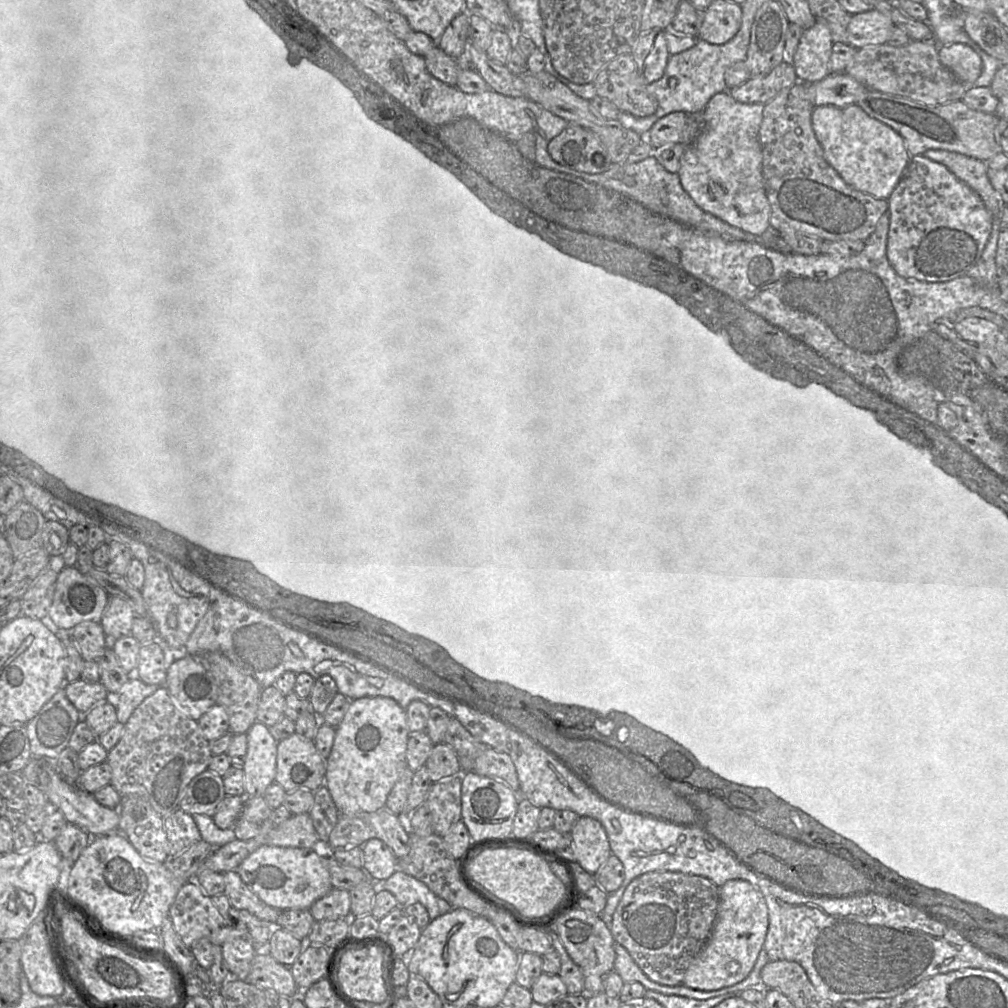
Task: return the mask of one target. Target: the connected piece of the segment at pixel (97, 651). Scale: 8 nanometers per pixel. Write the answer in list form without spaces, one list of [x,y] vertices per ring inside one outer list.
[[[84,622],[72,631],[84,661],[97,660],[108,649],[109,639],[100,622]]]

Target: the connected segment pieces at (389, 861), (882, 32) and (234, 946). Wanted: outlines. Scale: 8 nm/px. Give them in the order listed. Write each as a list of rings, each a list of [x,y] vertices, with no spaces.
[[[369,839],[362,846],[363,866],[375,882],[385,881],[397,870],[397,859],[380,839]]]
[[[875,8],[853,14],[849,20],[847,43],[856,49],[887,44],[894,26],[888,15]]]
[[[233,939],[221,945],[222,959],[231,977],[245,980],[257,952],[249,939]]]

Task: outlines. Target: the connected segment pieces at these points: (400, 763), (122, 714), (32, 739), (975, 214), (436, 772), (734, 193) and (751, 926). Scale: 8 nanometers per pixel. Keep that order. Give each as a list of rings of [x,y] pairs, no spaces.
[[[387,697],[358,698],[350,701],[341,723],[335,729],[333,746],[326,759],[325,786],[328,788],[339,814],[354,815],[384,809],[389,793],[407,768],[406,749],[410,731],[405,709]]]
[[[130,677],[113,699],[117,711],[117,722],[125,724],[142,701],[160,687],[165,686],[145,684],[138,677]]]
[[[61,688],[25,724],[32,757],[57,760],[68,747],[74,728],[82,719],[83,714],[69,701]]]
[[[923,155],[911,156],[887,201],[889,230],[886,255],[900,276],[923,282],[945,282],[966,275],[980,259],[992,231],[992,215],[980,196],[943,164]]]
[[[446,743],[434,744],[425,765],[433,783],[462,775],[458,757],[454,749]]]
[[[728,91],[715,94],[702,111],[703,130],[693,143],[685,147],[677,173],[683,189],[701,209],[757,237],[770,228],[771,216],[762,175],[763,155],[759,140],[763,110],[764,104],[738,102]]]
[[[730,880],[719,887],[718,914],[710,936],[689,965],[683,984],[701,991],[732,986],[752,971],[768,930],[768,908],[762,894],[744,880]]]

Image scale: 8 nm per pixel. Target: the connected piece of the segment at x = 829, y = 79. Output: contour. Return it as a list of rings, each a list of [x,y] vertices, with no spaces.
[[[830,73],[821,81],[805,83],[808,98],[815,107],[855,105],[867,90],[866,86],[845,73]]]

